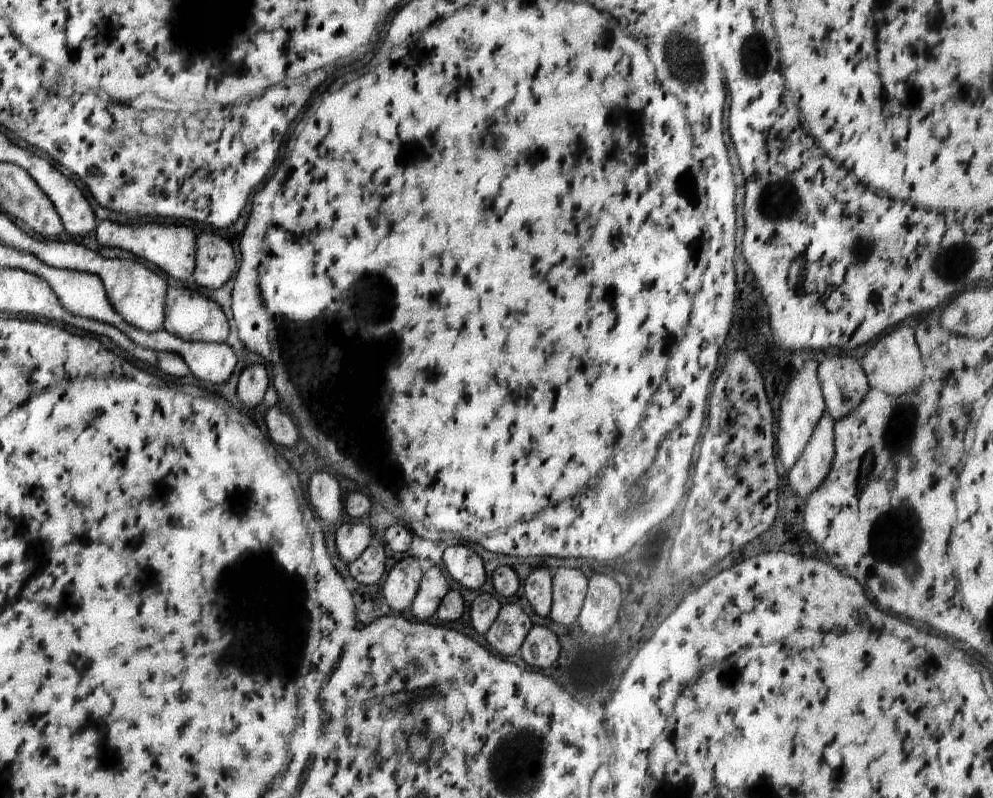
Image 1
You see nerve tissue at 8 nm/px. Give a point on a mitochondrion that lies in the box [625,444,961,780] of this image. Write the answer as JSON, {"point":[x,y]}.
{"point":[913,531]}

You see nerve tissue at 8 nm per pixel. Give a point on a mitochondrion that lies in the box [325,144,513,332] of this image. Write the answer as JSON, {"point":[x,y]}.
{"point":[371,278]}

